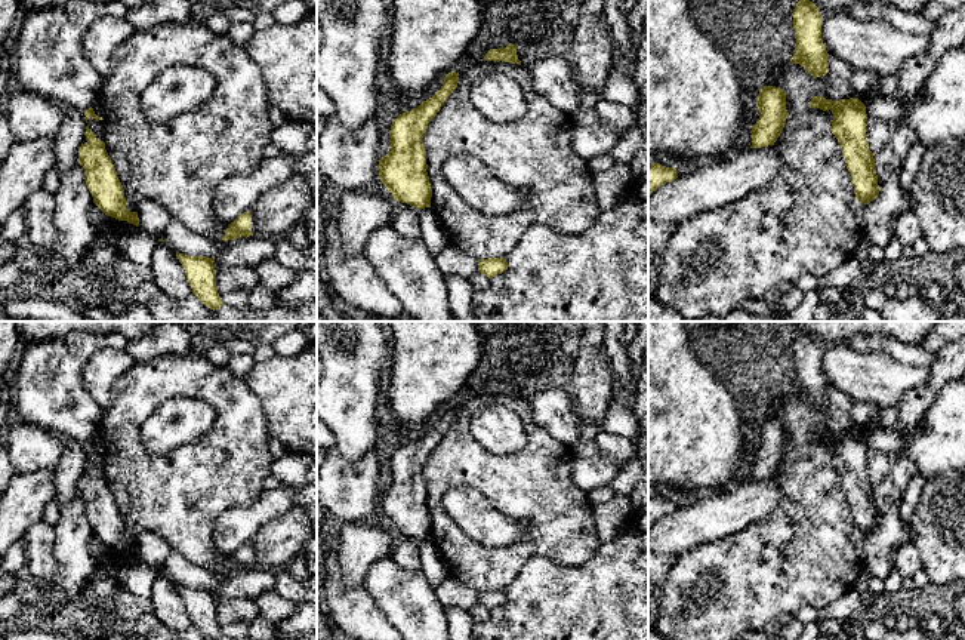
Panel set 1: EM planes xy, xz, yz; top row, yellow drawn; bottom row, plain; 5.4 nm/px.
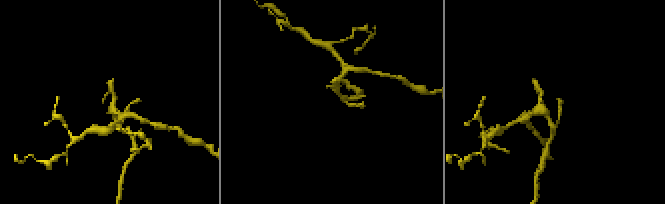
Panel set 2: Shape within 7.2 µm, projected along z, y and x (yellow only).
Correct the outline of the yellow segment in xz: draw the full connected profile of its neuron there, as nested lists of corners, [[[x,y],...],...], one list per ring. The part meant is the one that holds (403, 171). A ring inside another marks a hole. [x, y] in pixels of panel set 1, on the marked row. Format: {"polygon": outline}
{"polygon": [[[459,73],[444,77],[441,89],[417,108],[400,114],[391,124],[391,151],[379,159],[377,170],[382,184],[395,201],[416,209],[431,206],[432,187],[428,176],[423,136],[429,121],[441,110],[459,83]]]}

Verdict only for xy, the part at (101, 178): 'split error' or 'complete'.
complete

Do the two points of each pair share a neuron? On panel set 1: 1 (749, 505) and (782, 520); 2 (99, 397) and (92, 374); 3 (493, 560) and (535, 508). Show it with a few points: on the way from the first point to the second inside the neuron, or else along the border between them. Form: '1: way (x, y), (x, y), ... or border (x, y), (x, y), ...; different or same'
1: border (776, 479), (780, 501), (761, 519), (737, 532); different
2: way (99, 391), (98, 380); same
3: way (512, 557), (536, 541), (536, 528); same

